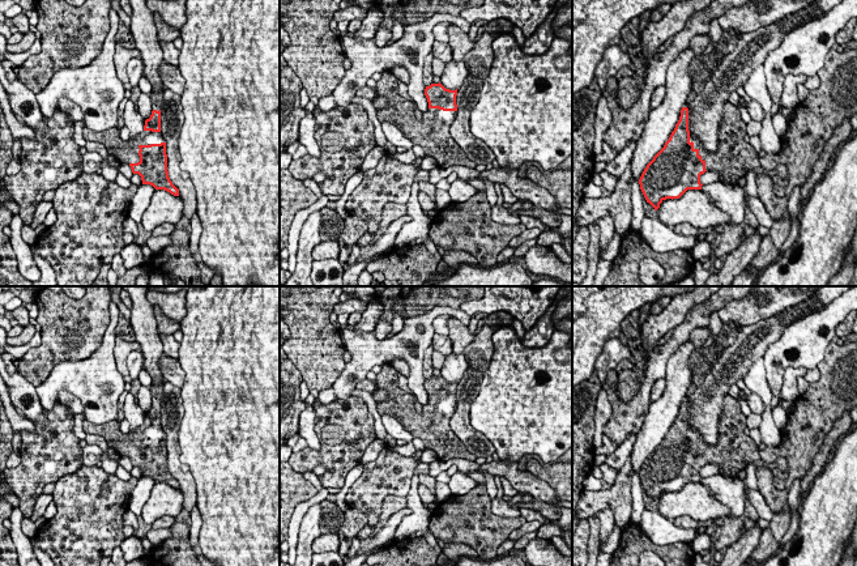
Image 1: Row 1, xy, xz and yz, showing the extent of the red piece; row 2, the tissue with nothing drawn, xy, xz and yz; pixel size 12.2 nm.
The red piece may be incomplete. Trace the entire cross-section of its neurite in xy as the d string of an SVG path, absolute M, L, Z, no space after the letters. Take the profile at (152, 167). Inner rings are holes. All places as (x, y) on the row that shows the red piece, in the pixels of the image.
M159 92L150 93L152 115L145 120L144 131L136 135L131 142L120 139L119 128L93 132L85 125L82 136L86 141L103 144L107 153L120 163L128 163L132 173L141 176L142 184L150 184L155 190L165 190L179 196L179 190L169 178L166 141L161 133L162 94Z

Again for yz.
M713 72L704 81L692 82L692 89L681 116L664 148L644 169L640 190L655 210L666 199L679 199L687 190L702 190L700 175L719 171L722 183L738 184L750 171L768 175L773 180L777 197L785 195L788 186L786 166L780 163L775 170L764 170L759 163L755 148L745 141L746 123L739 108L730 102L724 105L724 116L719 127L719 149L707 152L700 140L688 131L688 106L695 95L703 92Z

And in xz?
M383 72L376 81L376 97L385 97L388 106L378 110L380 123L391 122L414 144L423 148L425 154L436 161L439 169L466 166L476 169L449 133L449 127L456 118L456 90L445 89L440 82L426 86L425 95L428 110L418 120L414 114L414 101L408 101L398 94L397 78Z

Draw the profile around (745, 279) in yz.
M754 268L752 271L745 269L741 275L738 275L730 286L751 286L752 281L759 276L760 273Z

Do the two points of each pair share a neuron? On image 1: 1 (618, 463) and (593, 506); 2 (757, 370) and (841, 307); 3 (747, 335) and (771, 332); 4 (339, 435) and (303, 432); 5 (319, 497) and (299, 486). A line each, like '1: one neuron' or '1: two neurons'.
1: two neurons
2: two neurons
3: one neuron
4: two neurons
5: two neurons

